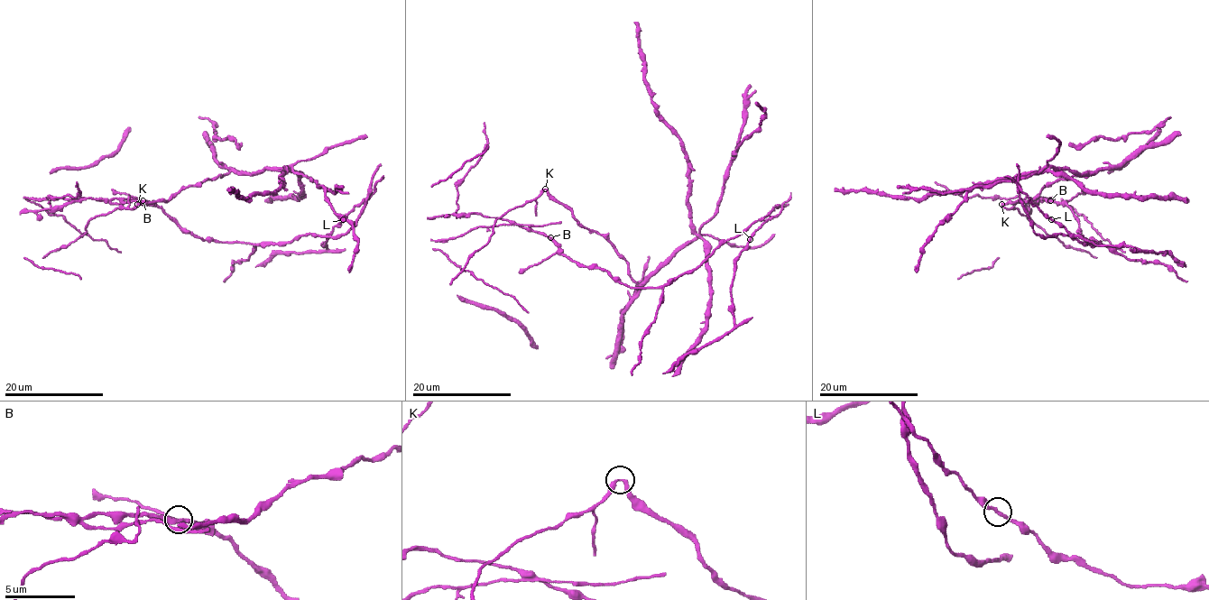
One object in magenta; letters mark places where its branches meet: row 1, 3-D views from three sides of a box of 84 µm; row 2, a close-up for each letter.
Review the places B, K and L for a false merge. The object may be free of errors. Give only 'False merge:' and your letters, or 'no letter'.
False merge: K

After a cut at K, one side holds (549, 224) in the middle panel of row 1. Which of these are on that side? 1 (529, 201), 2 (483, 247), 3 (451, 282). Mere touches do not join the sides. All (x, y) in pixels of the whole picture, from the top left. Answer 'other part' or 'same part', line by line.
1: other part
2: other part
3: other part

